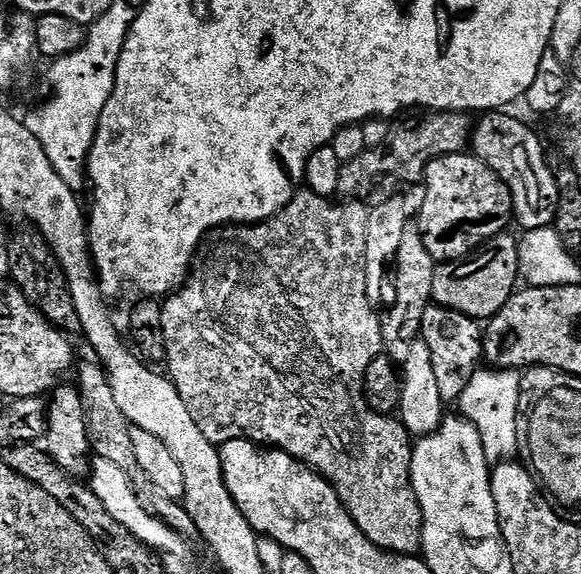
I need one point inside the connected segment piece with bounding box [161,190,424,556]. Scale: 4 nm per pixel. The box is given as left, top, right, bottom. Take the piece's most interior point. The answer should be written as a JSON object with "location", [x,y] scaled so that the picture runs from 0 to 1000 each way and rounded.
{"location":[461,592]}

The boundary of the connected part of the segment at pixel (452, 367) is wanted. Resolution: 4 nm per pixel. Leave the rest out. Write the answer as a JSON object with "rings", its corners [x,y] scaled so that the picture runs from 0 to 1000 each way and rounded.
{"rings":[[[742,528],[733,547],[726,547],[723,592],[740,606],[759,693],[766,700],[790,699],[802,672],[809,672],[809,659],[816,659],[830,634],[833,603],[828,566],[802,547],[788,547],[788,540],[761,537],[756,530]]]}

